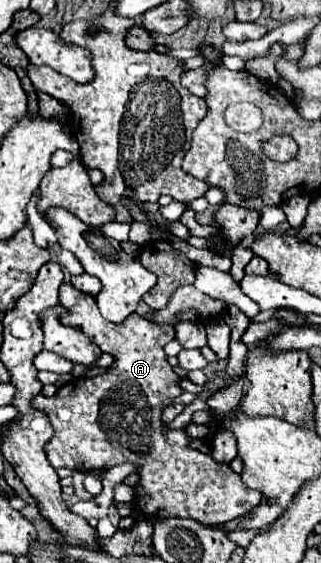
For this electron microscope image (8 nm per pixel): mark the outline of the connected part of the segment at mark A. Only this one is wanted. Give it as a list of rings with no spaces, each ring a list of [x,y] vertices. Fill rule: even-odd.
[[[72,284],[60,286],[60,304],[68,308],[68,316],[62,318],[62,322],[70,326],[80,326],[90,340],[102,350],[114,356],[114,362],[108,366],[106,374],[92,376],[88,380],[76,380],[71,384],[65,384],[58,389],[53,396],[36,394],[32,398],[32,408],[44,412],[54,426],[54,436],[46,446],[48,460],[54,468],[70,468],[78,472],[92,472],[92,470],[108,470],[118,464],[134,464],[140,474],[138,488],[134,494],[136,508],[150,516],[150,520],[162,520],[162,518],[192,518],[204,526],[230,522],[250,510],[254,510],[262,502],[262,494],[244,486],[240,474],[236,474],[228,464],[216,462],[210,454],[202,454],[190,446],[190,436],[186,430],[170,430],[162,422],[162,410],[174,402],[176,396],[180,396],[184,390],[180,388],[180,376],[172,370],[172,366],[166,360],[164,346],[174,338],[176,330],[172,324],[152,324],[150,320],[130,314],[124,322],[112,324],[106,322],[96,306],[94,296],[84,294],[76,290]]]

